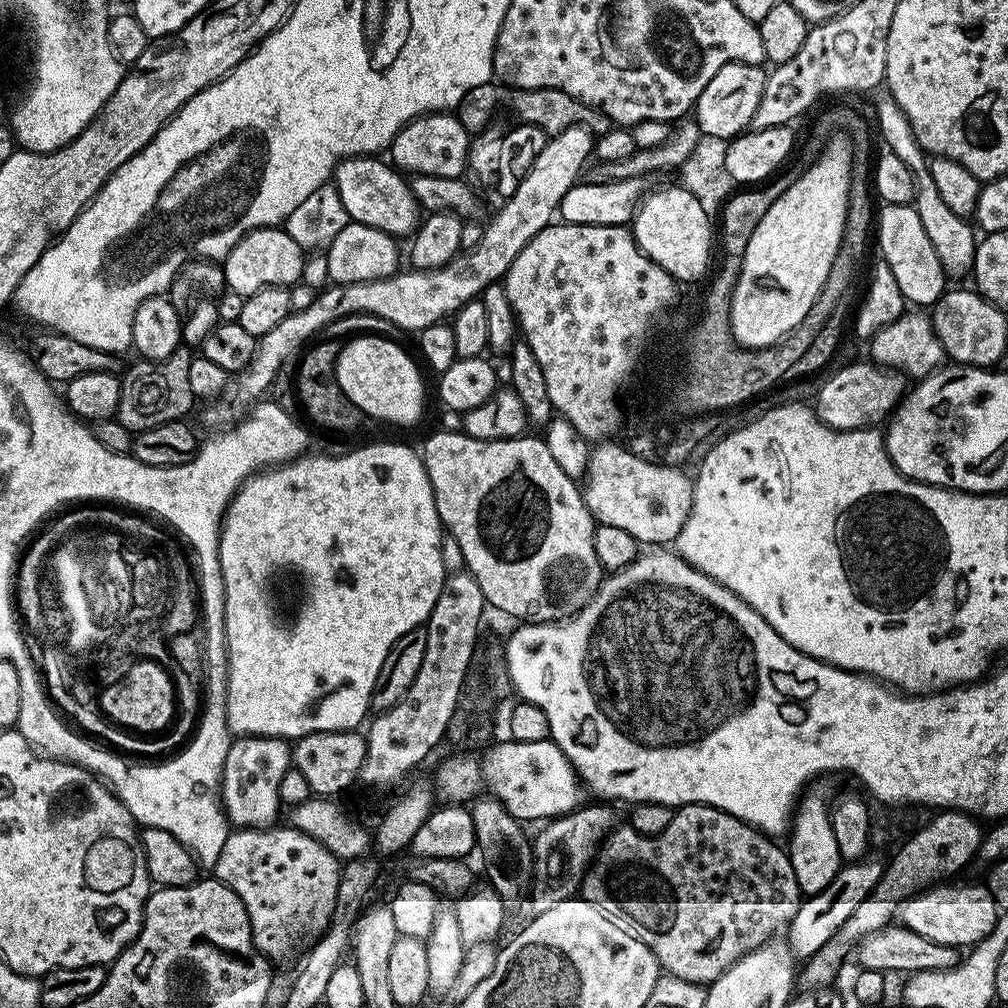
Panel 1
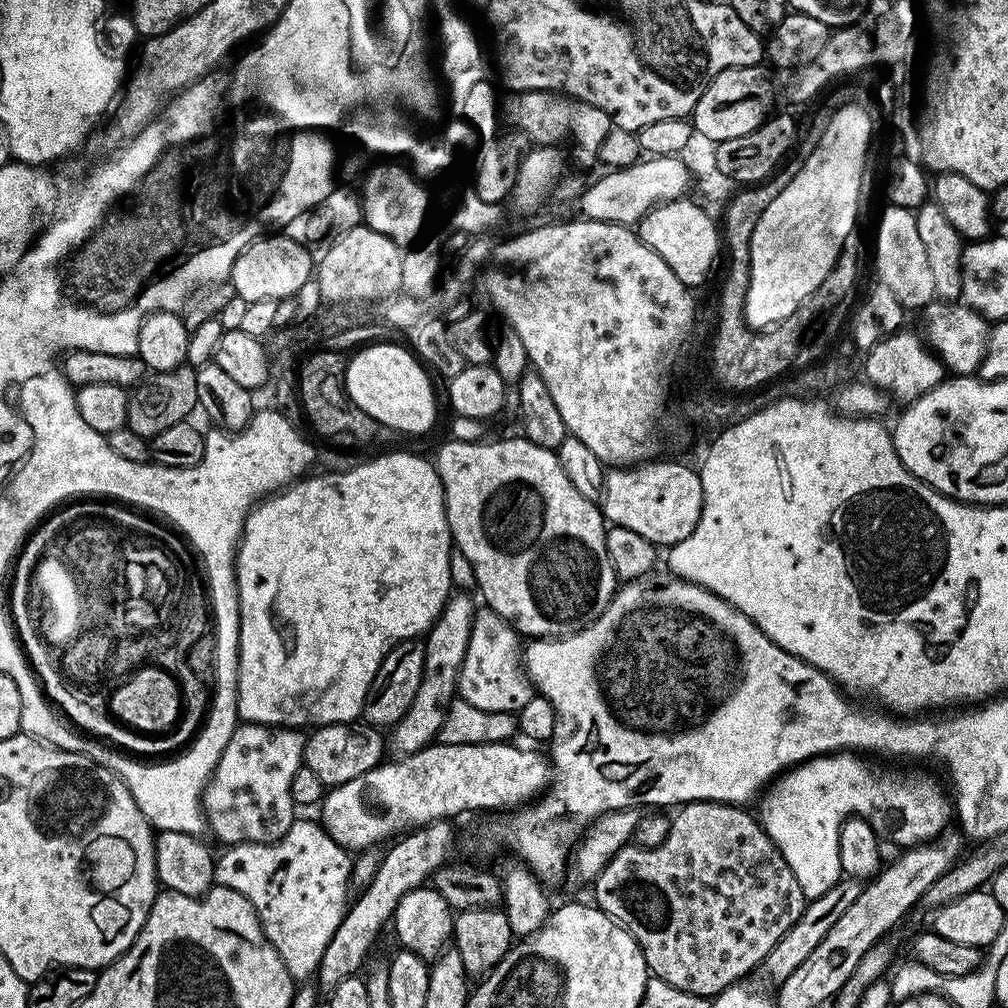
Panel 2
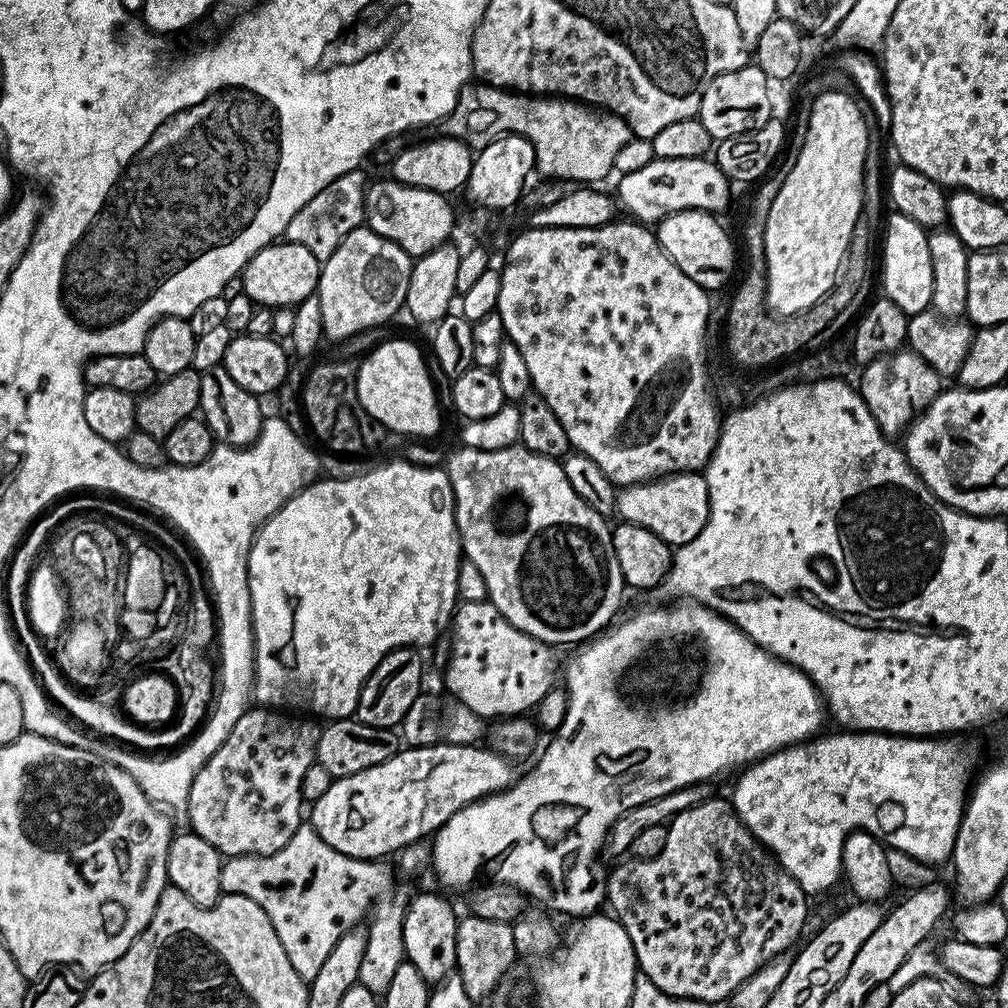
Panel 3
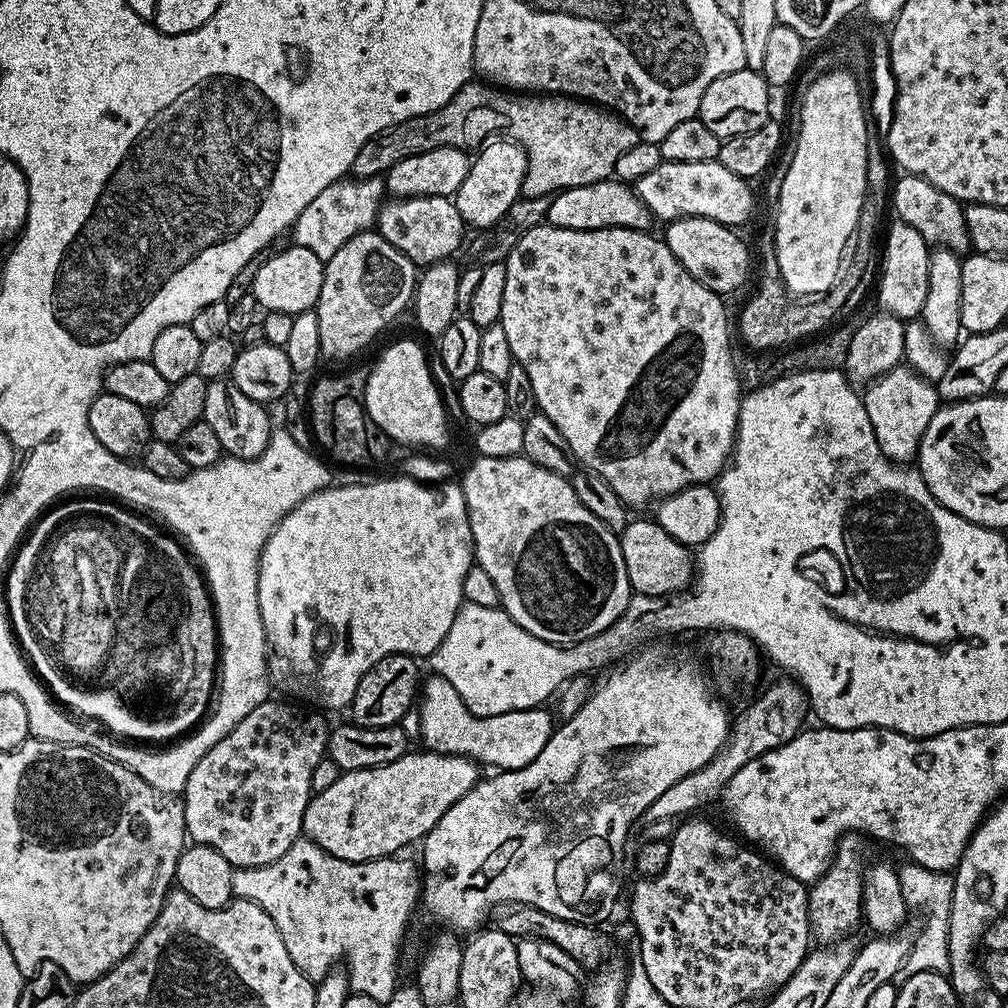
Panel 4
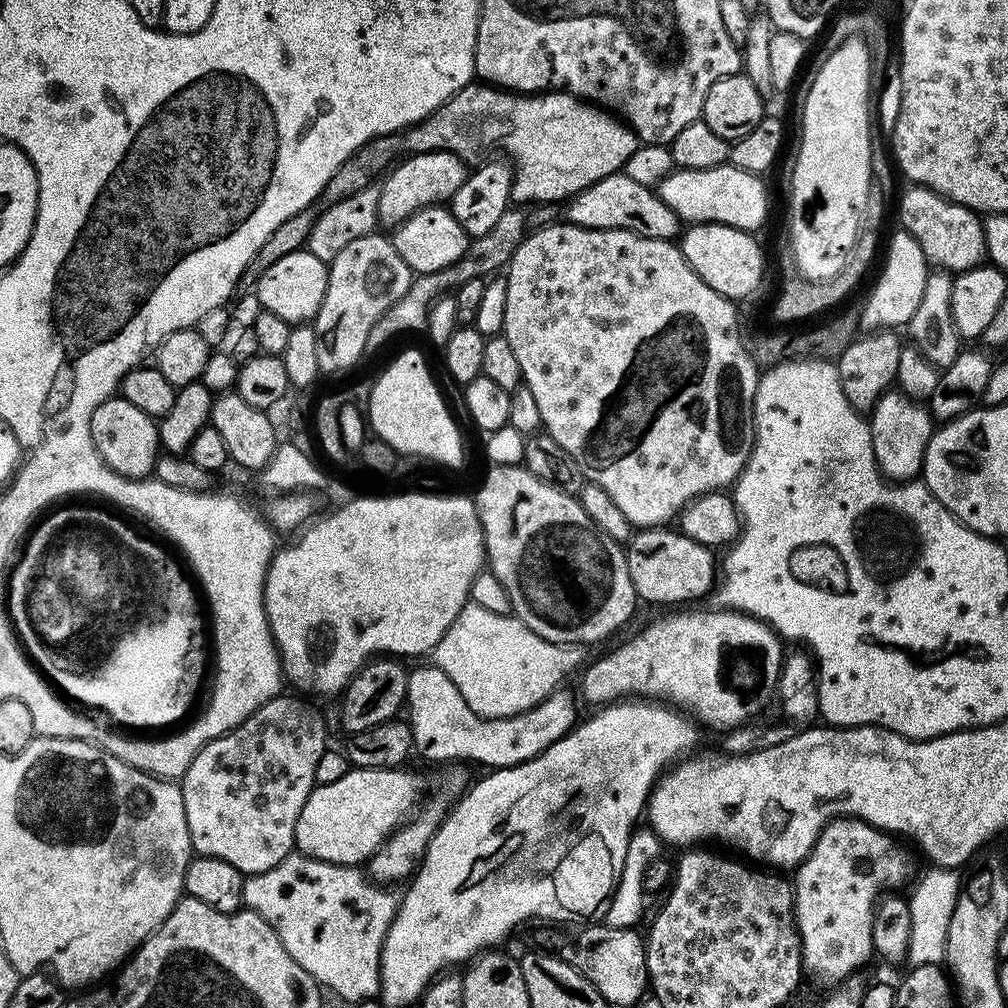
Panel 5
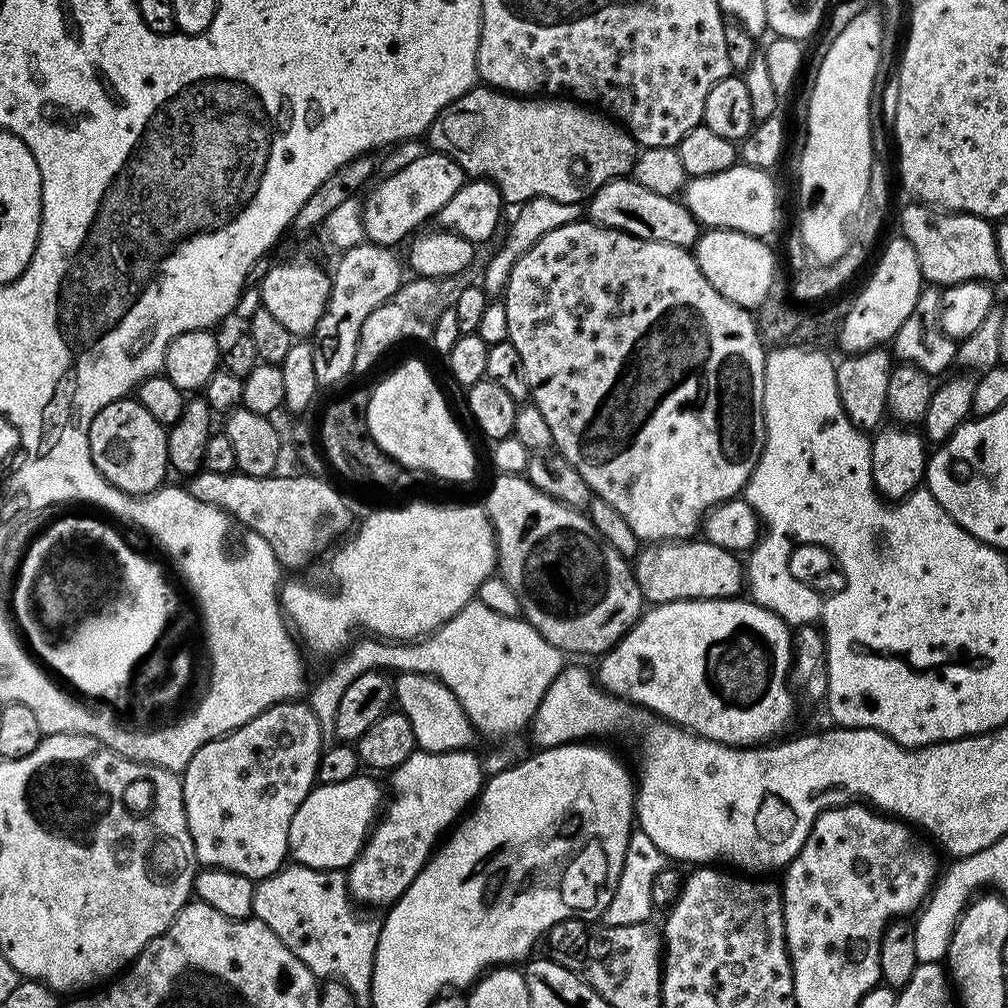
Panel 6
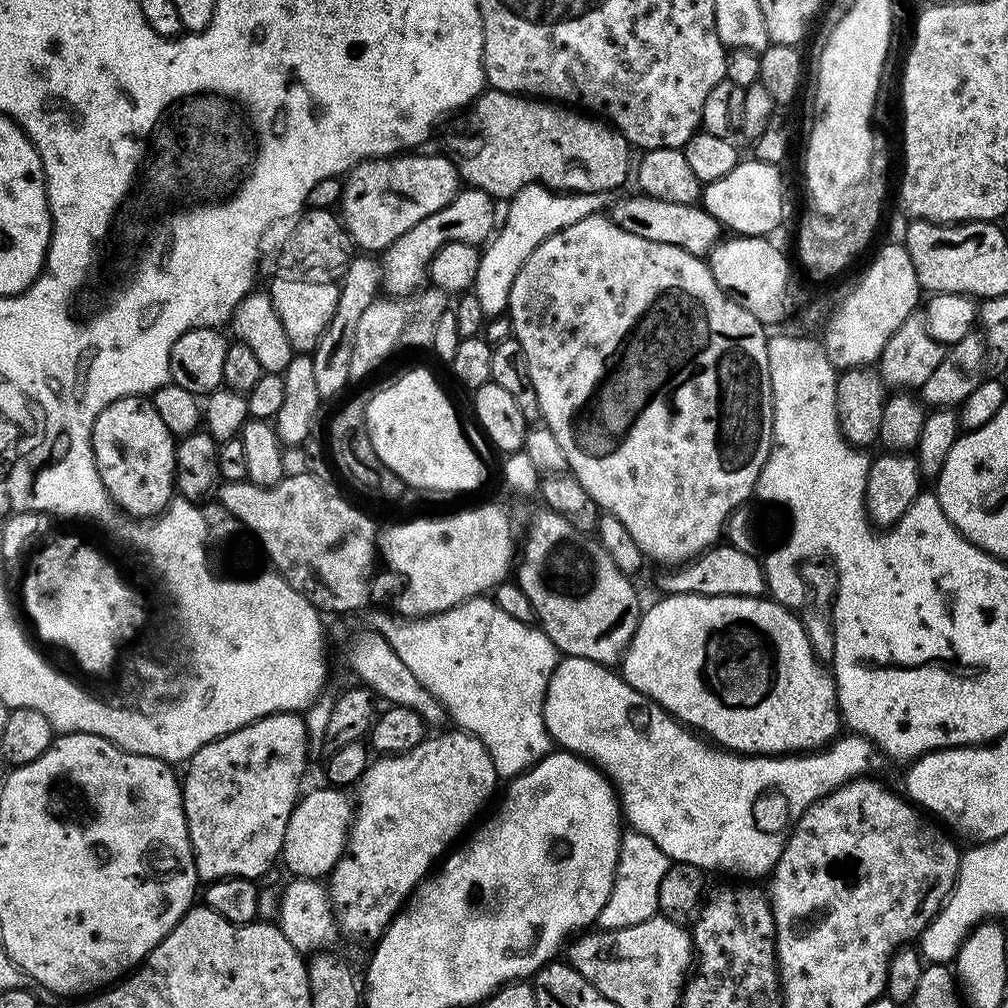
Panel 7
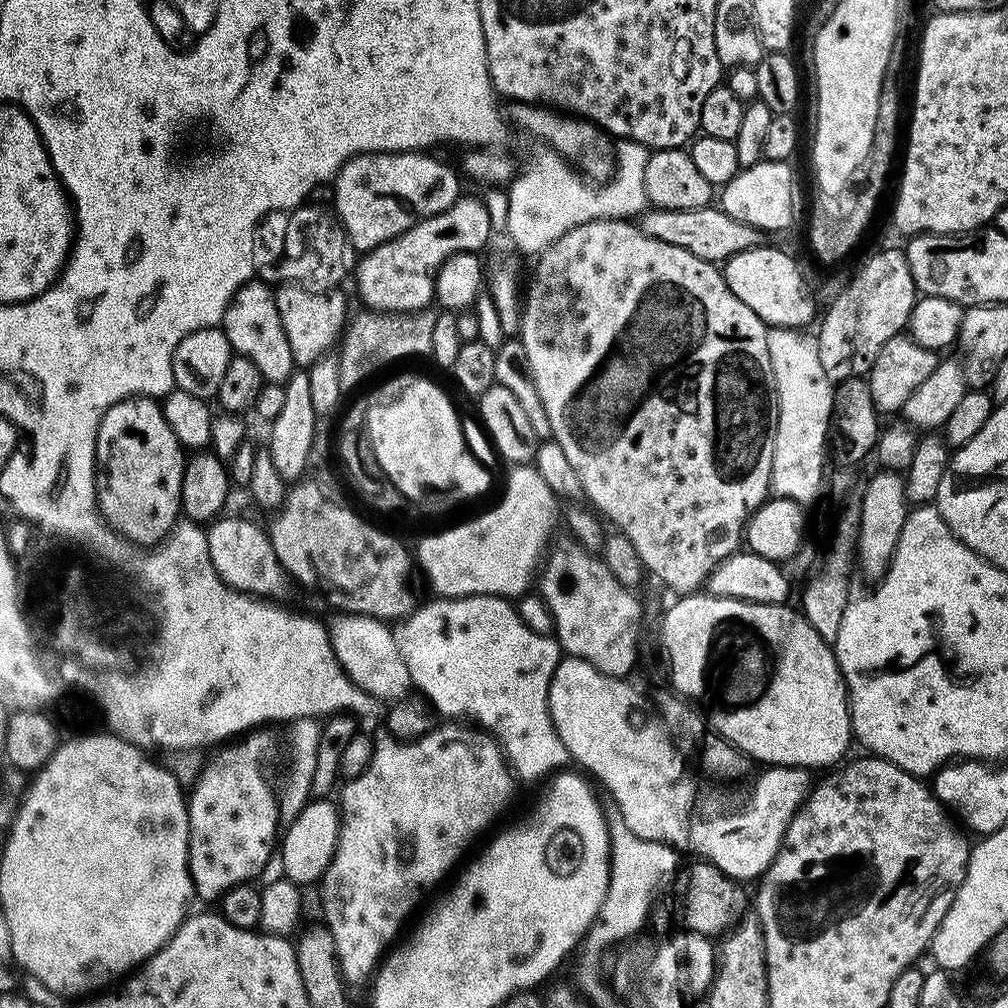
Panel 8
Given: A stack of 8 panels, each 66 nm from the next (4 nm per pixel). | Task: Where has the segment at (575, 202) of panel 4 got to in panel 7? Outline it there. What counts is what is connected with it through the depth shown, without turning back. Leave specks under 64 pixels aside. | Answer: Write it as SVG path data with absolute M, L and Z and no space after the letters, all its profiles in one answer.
M635 195L618 201L610 211L610 219L622 226L622 230L630 230L630 234L638 234L638 238L647 238L650 242L666 242L666 246L678 246L701 258L707 257L721 243L722 226L718 218L714 218L699 203L662 202L662 198Z

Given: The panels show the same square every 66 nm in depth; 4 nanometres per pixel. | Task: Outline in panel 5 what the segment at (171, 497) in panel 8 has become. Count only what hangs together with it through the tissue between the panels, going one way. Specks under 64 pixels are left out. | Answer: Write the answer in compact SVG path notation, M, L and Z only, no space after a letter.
M123 398L102 402L90 418L90 434L96 452L118 474L132 480L143 480L153 475L156 457L161 455L160 429L157 421L147 416L138 406Z

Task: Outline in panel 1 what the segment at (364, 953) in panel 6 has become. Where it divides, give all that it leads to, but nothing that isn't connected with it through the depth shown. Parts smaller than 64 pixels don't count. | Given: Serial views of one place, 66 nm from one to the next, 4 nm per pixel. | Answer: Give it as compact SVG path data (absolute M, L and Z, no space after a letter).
M291 826L280 827L238 828L229 831L226 846L222 846L222 854L218 854L214 869L215 879L230 886L230 890L242 898L242 906L246 906L246 914L250 918L254 946L257 952L269 958L286 955L292 939L302 935L307 928L321 927L326 916L325 909L331 910L335 905L342 867L336 855L314 842L314 838Z

